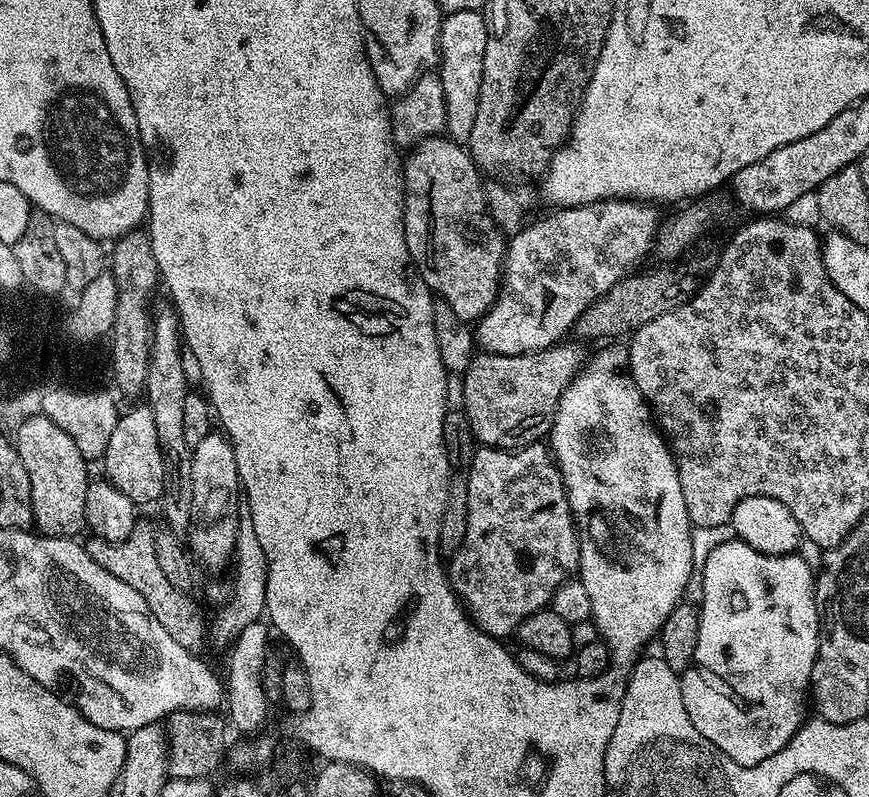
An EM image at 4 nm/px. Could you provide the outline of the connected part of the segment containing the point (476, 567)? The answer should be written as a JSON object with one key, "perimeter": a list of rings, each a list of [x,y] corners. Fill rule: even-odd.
{"perimeter":[[[547,443],[513,449],[477,447],[466,471],[466,538],[446,571],[472,623],[486,634],[505,638],[530,614],[545,611],[558,586],[577,575],[580,537],[560,468]]]}

